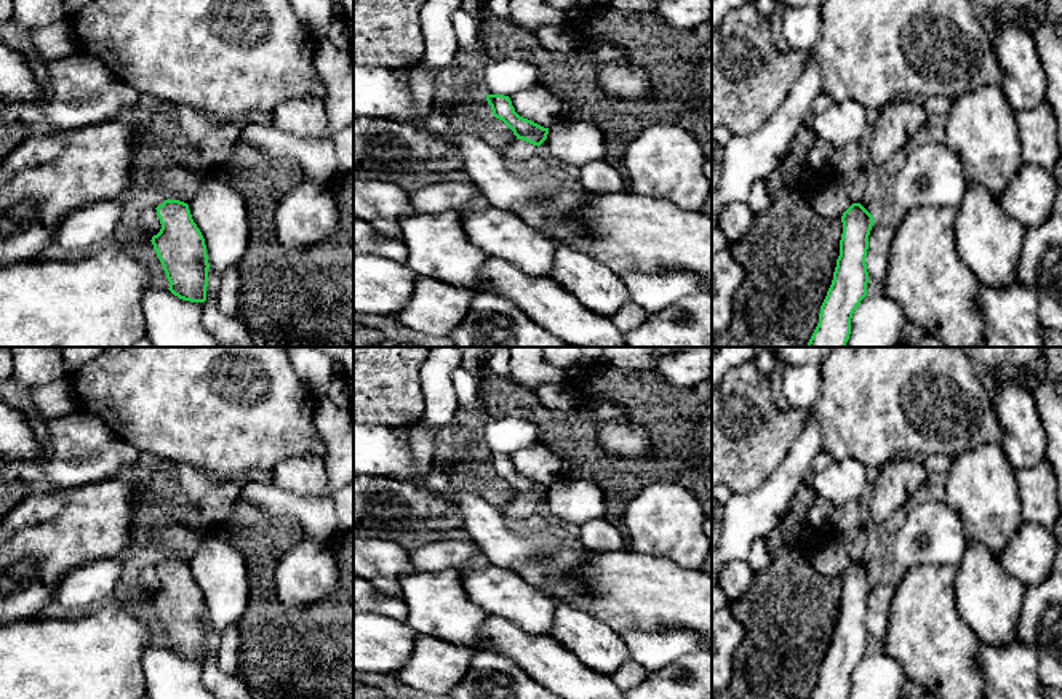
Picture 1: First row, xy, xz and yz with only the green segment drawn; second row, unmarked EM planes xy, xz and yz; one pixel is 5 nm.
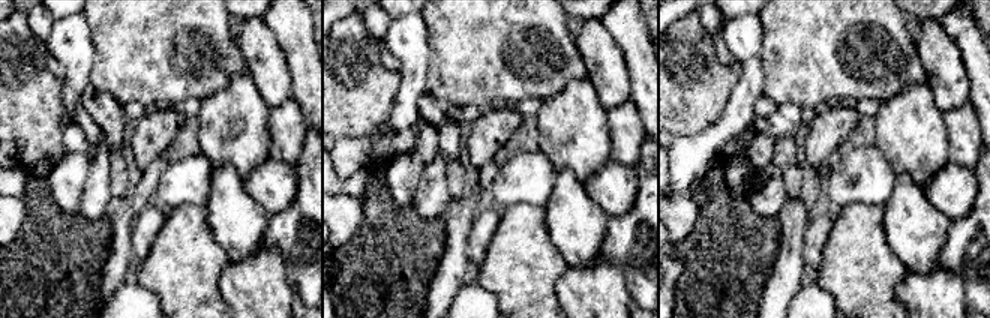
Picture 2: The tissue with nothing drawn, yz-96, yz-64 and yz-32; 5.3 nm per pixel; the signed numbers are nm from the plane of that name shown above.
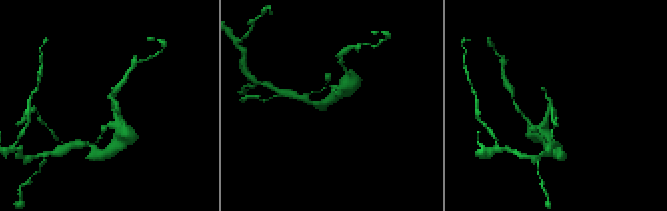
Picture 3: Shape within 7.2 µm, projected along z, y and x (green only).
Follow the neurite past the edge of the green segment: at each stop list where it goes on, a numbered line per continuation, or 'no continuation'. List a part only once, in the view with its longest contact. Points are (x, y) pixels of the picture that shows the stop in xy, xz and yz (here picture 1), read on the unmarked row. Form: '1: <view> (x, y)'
1: xz (519, 512)

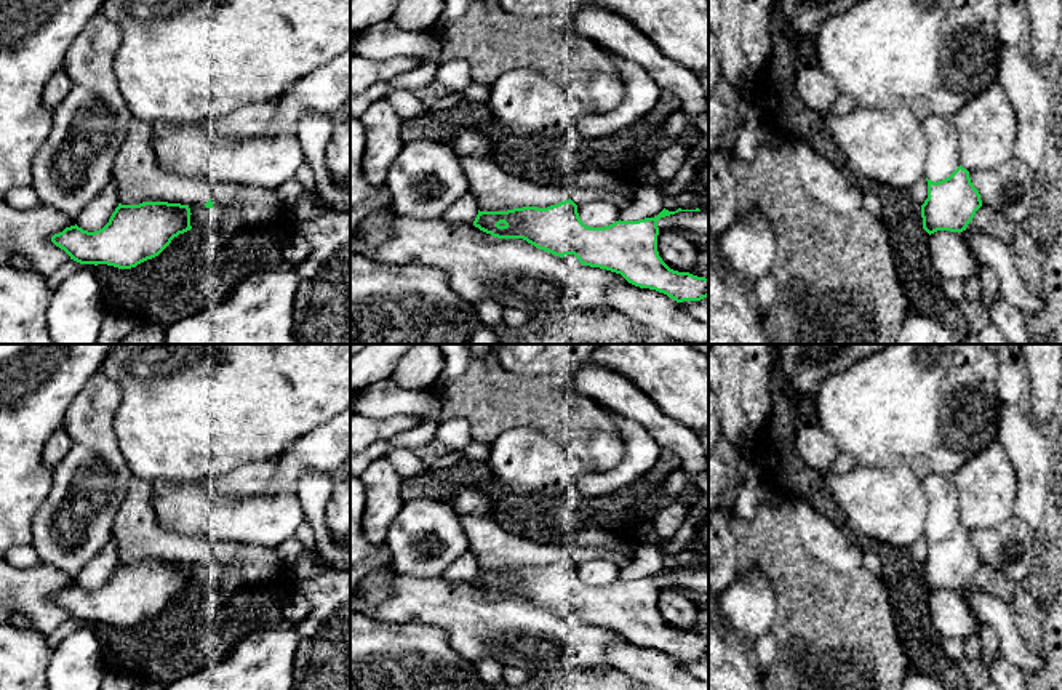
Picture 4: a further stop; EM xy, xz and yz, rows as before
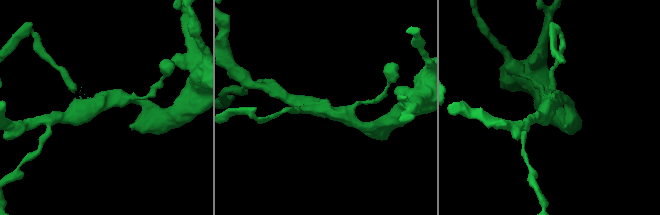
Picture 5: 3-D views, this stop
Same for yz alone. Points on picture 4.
no continuation

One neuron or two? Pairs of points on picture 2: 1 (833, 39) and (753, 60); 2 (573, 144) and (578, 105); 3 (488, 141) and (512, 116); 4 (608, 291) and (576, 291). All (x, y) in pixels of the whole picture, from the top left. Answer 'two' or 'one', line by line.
1: two
2: one
3: one
4: one

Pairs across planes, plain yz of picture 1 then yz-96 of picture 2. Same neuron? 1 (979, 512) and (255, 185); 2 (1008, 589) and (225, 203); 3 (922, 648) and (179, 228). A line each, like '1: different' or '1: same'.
1: different
2: same
3: same

